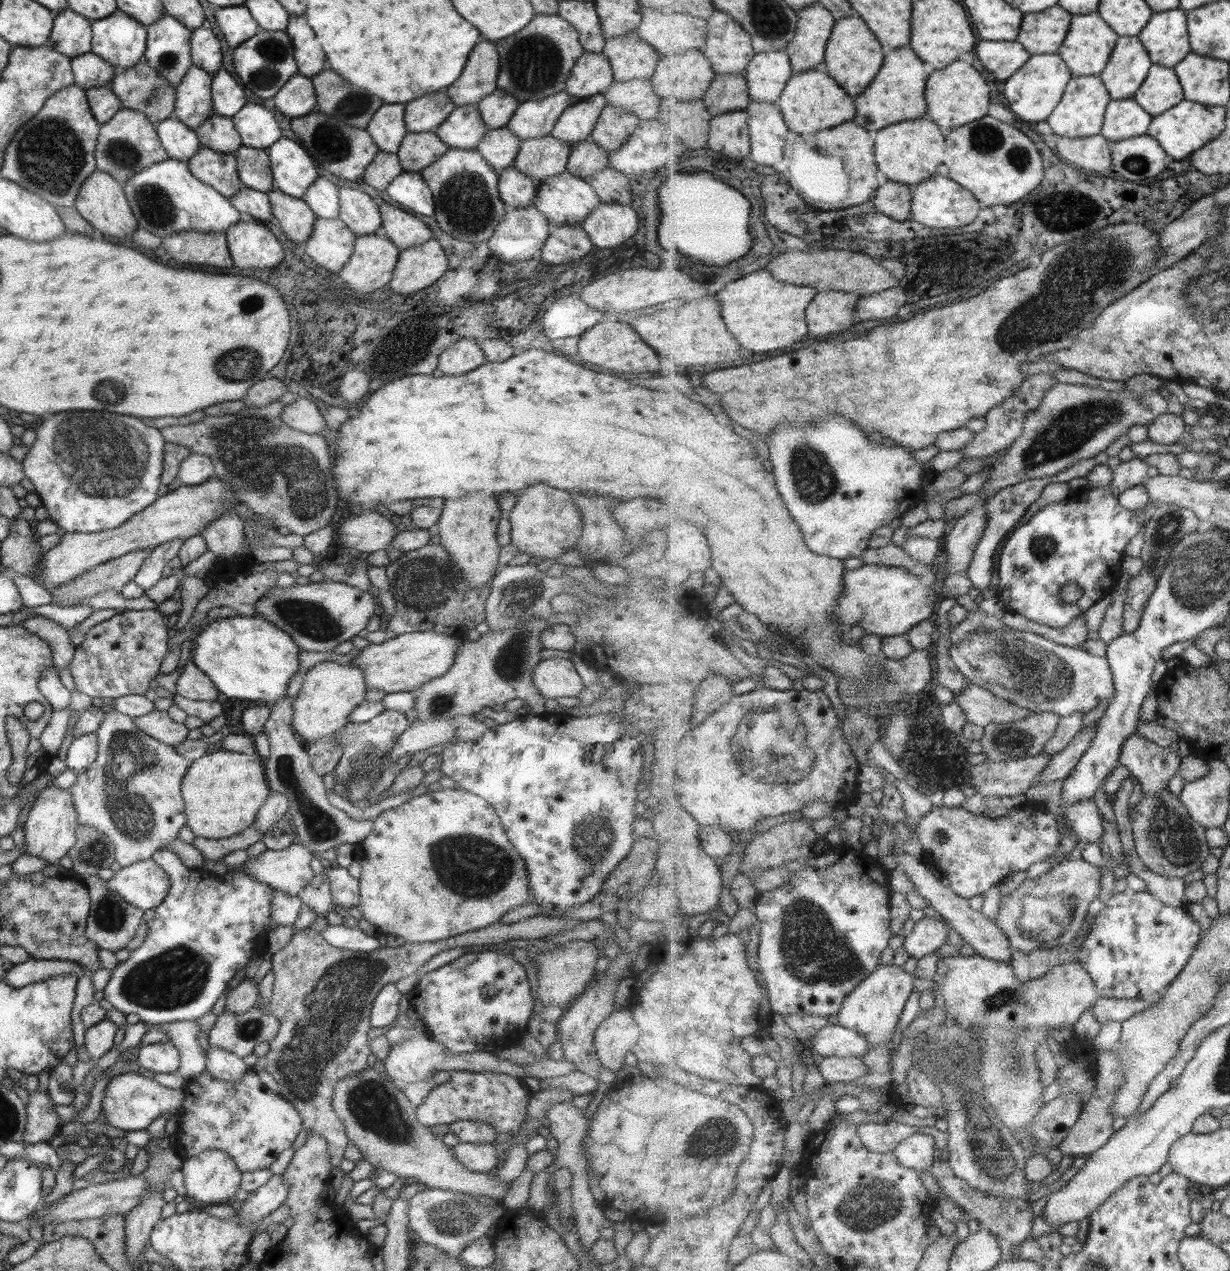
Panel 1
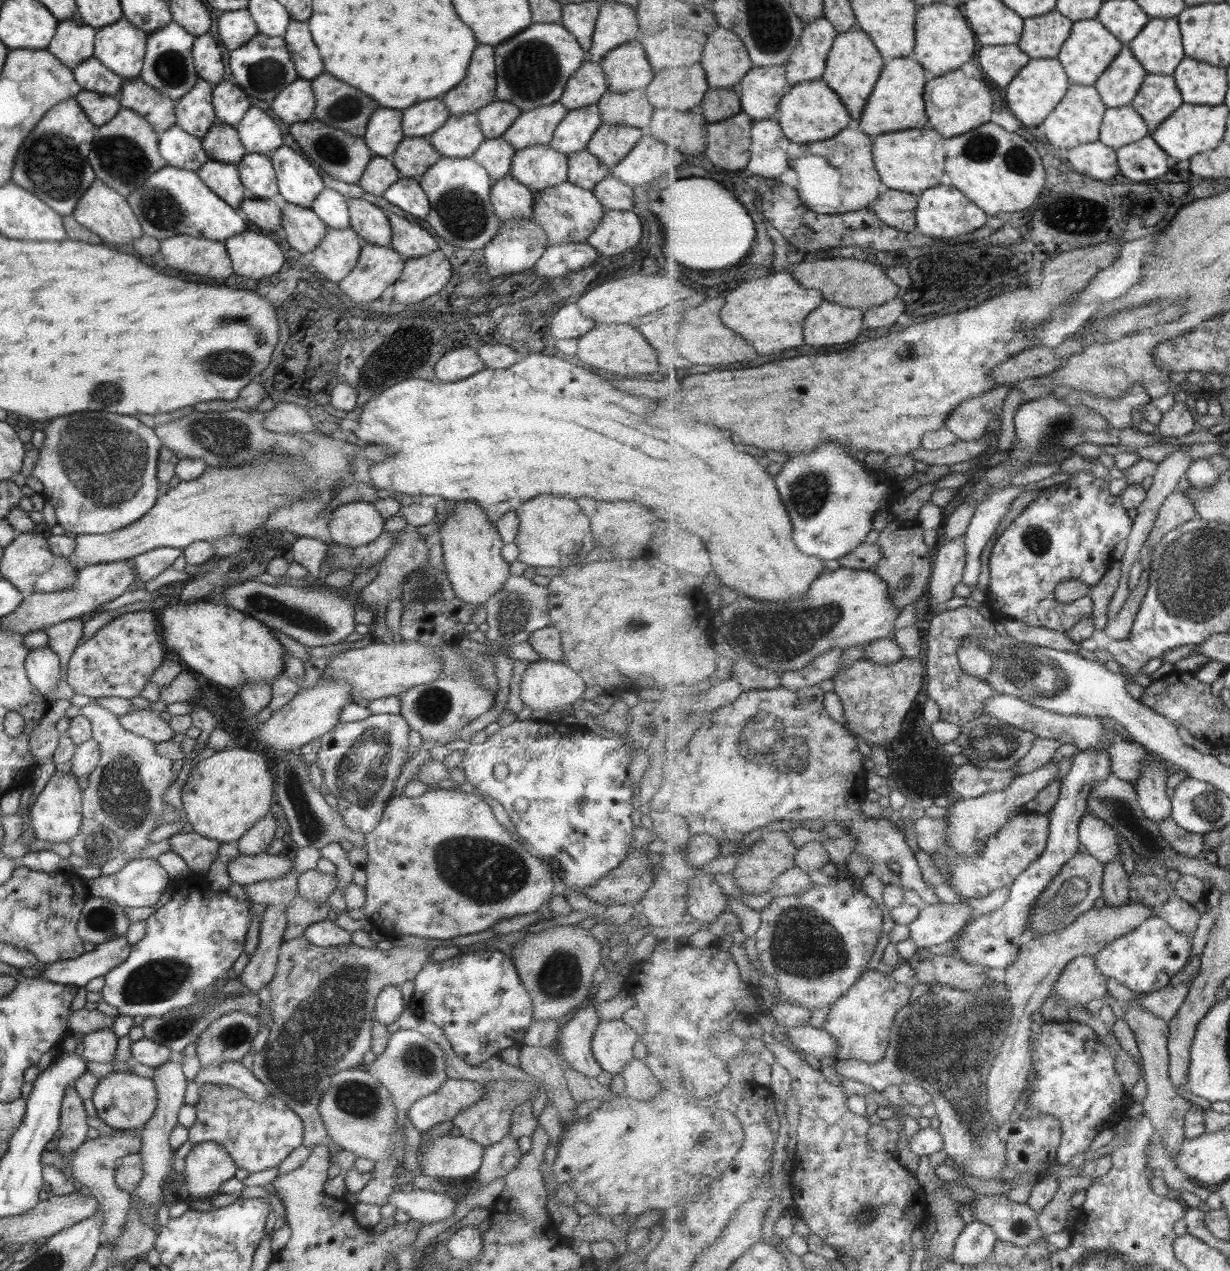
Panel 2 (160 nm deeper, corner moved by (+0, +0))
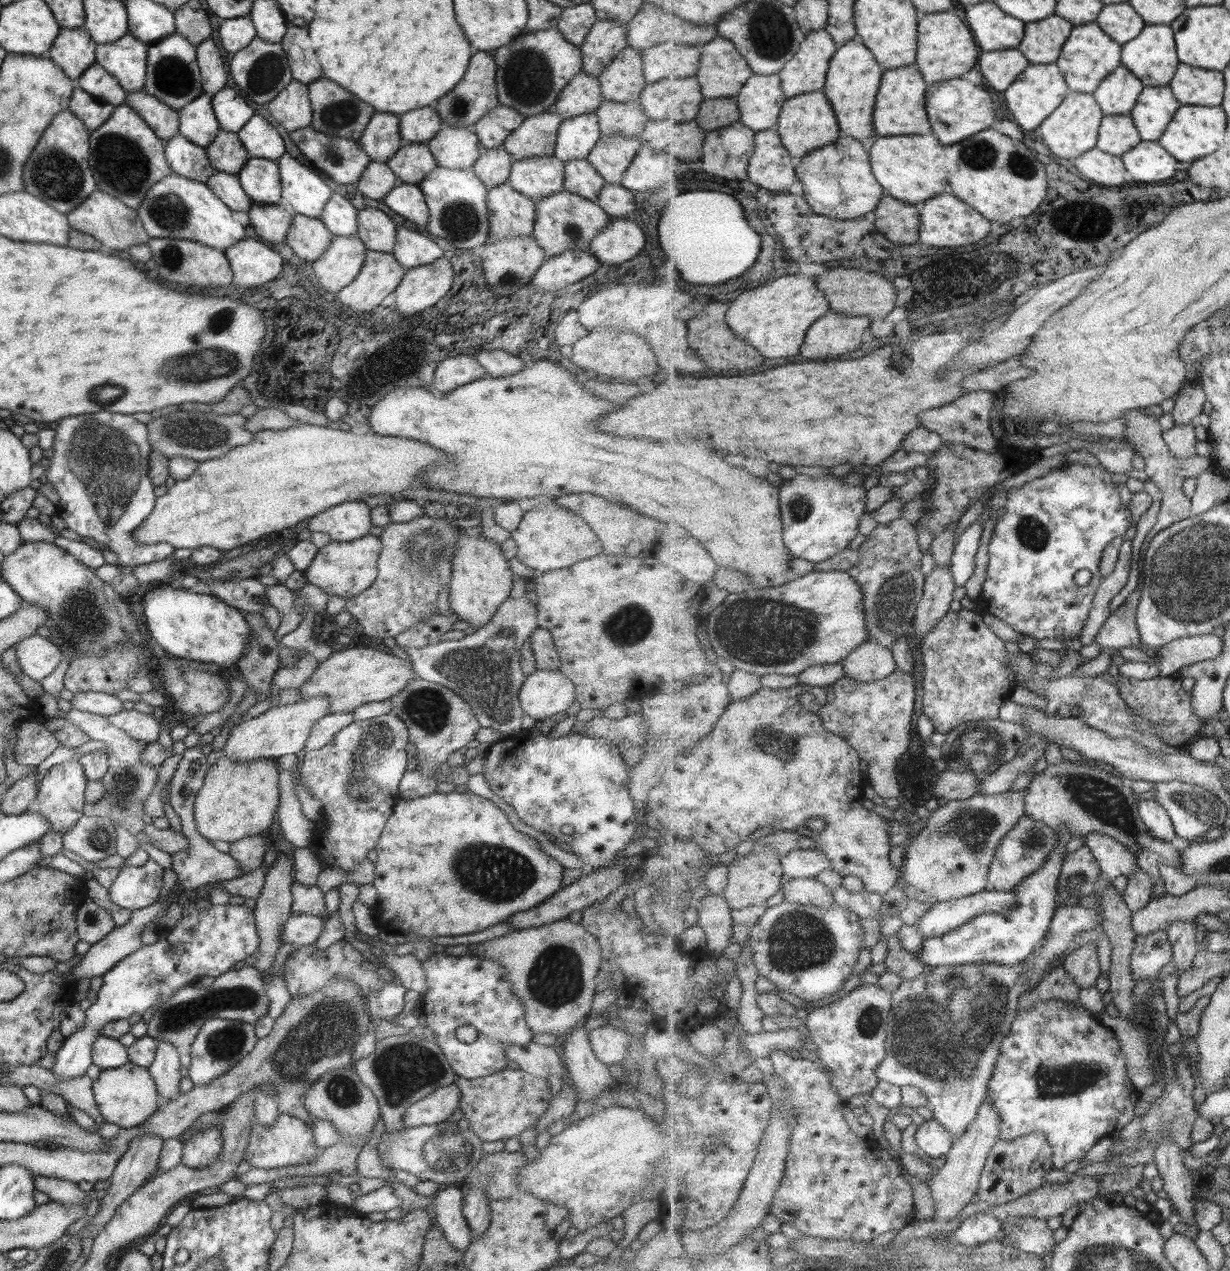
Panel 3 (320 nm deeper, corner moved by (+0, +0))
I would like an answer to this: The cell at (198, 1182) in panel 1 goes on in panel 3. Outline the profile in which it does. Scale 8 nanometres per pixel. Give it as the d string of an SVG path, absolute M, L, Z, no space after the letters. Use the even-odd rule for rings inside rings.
M207 1127L192 1131L191 1137L182 1143L180 1163L192 1169L208 1167L217 1160L221 1149L222 1136L219 1130Z

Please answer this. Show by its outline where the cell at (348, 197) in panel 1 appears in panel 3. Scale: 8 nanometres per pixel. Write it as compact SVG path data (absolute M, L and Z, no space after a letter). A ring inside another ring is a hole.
M364 208L356 218L356 237L366 250L390 253L396 241L396 224L382 211Z

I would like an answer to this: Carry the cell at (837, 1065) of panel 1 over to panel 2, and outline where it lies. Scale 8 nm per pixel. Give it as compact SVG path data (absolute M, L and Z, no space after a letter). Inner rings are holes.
M995 980L991 982L987 988L979 990L979 992L963 992L957 990L957 988L941 986L941 984L931 985L931 990L922 998L917 999L911 1003L907 1003L897 1014L896 1019L893 1021L893 1028L891 1031L891 1040L888 1046L888 1052L884 1060L877 1062L876 1064L865 1063L865 1061L857 1059L847 1059L847 1061L836 1060L835 1071L841 1076L846 1078L851 1078L851 1080L856 1080L857 1082L862 1082L863 1084L872 1086L875 1091L884 1091L889 1086L894 1084L901 1085L905 1082L909 1084L918 1084L922 1086L932 1097L932 1103L936 1110L936 1115L940 1121L938 1129L944 1138L944 1151L949 1157L955 1161L955 1166L957 1168L963 1168L965 1174L970 1176L977 1176L979 1179L991 1179L991 1178L1000 1178L1004 1168L1006 1167L1006 1144L1000 1139L998 1135L998 1130L1000 1126L996 1123L996 1120L988 1112L987 1099L987 1089L988 1086L988 1076L989 1072L993 1068L993 1064L996 1063L997 1056L1000 1056L1001 1048L1005 1042L1005 1039L1008 1038L1008 1032L1012 1026L1012 1010L1013 1005L1010 1000L1010 991L1008 990L1008 985L1003 981Z

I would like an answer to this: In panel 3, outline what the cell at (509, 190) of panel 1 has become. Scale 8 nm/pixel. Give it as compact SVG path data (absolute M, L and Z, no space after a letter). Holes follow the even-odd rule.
M507 182L486 189L489 232L486 243L503 238L531 236L535 218L535 202L515 192Z

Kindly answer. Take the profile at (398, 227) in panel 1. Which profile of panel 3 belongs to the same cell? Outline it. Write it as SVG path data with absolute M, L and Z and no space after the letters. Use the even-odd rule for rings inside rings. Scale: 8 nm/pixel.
M402 227L396 228L396 241L390 253L406 271L443 256L441 248L431 239Z

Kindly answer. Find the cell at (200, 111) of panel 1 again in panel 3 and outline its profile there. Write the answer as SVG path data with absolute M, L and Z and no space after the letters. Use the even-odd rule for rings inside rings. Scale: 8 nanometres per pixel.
M202 93L178 111L178 134L203 149L213 142L220 131L210 98Z

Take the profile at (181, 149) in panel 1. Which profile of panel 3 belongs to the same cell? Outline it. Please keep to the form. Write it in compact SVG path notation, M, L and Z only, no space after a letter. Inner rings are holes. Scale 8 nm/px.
M176 134L169 140L163 140L162 143L164 144L163 150L165 160L167 161L167 164L173 173L182 176L183 178L188 178L189 180L205 183L206 180L216 172L216 170L211 168L209 159L206 157L204 149L193 144L192 142L189 142L181 135Z

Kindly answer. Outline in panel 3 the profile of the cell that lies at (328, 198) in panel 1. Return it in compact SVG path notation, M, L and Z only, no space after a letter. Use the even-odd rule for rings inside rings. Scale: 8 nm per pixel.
M333 192L323 207L319 220L334 236L353 236L357 232L355 209L340 192Z

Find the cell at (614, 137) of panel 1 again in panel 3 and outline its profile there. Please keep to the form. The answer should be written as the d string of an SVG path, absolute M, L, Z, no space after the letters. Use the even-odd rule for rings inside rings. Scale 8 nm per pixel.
M600 136L584 159L601 176L605 184L620 184L623 173L640 147L641 144L637 137Z

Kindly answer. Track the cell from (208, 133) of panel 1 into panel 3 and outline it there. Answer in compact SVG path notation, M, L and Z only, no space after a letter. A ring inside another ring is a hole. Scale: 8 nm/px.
M220 130L213 142L204 148L209 164L216 172L237 174L248 159L236 133Z

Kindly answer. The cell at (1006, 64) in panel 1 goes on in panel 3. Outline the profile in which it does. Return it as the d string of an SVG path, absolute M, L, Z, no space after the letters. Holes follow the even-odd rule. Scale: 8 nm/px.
M1017 48L982 51L978 66L991 87L1006 92L1030 64L1024 52Z

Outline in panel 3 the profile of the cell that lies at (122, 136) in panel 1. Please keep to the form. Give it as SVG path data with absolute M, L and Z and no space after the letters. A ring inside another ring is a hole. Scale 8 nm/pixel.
M129 105L114 107L111 116L88 136L88 165L96 189L136 210L146 192L172 173L164 157L164 144Z

